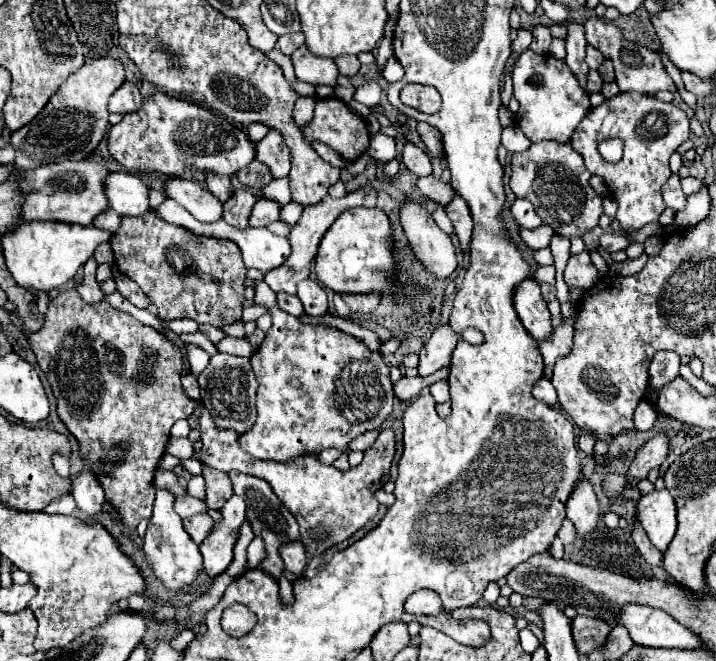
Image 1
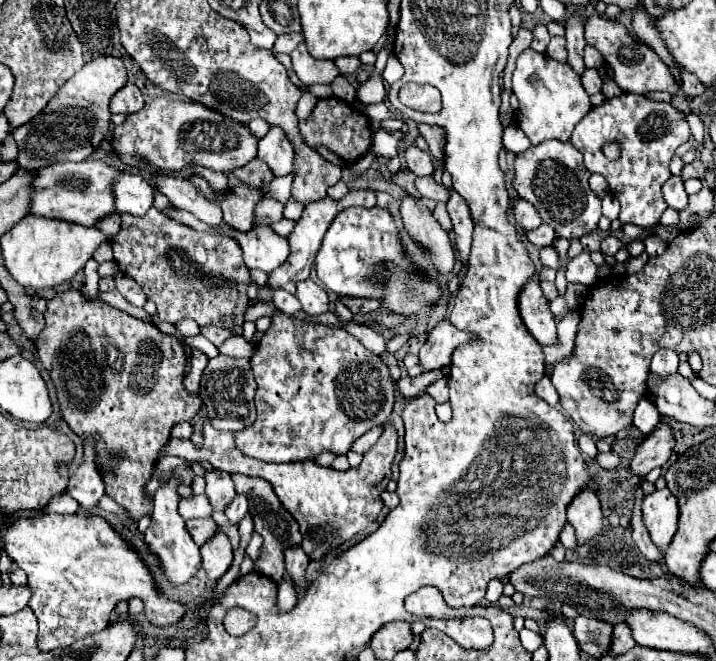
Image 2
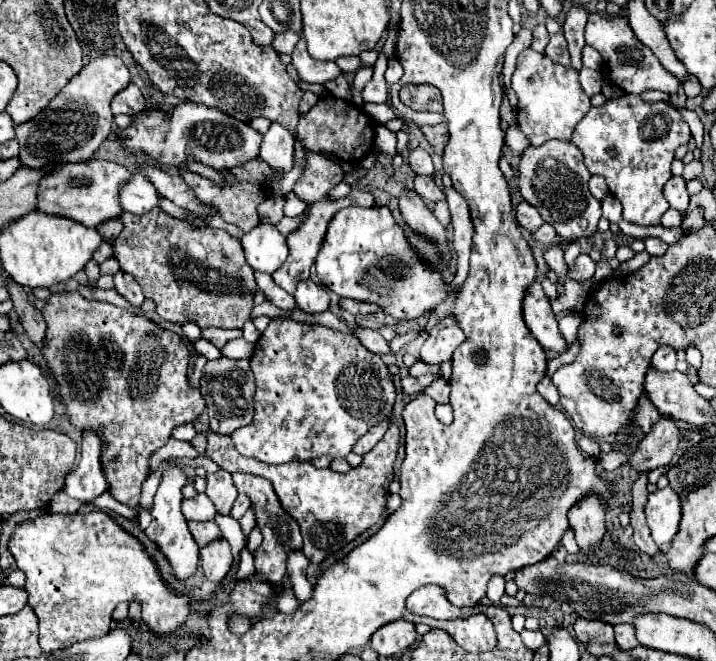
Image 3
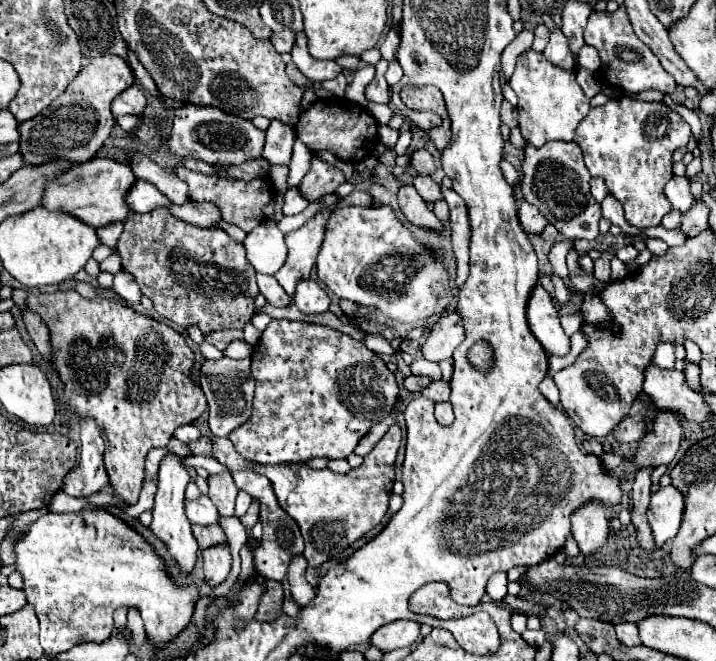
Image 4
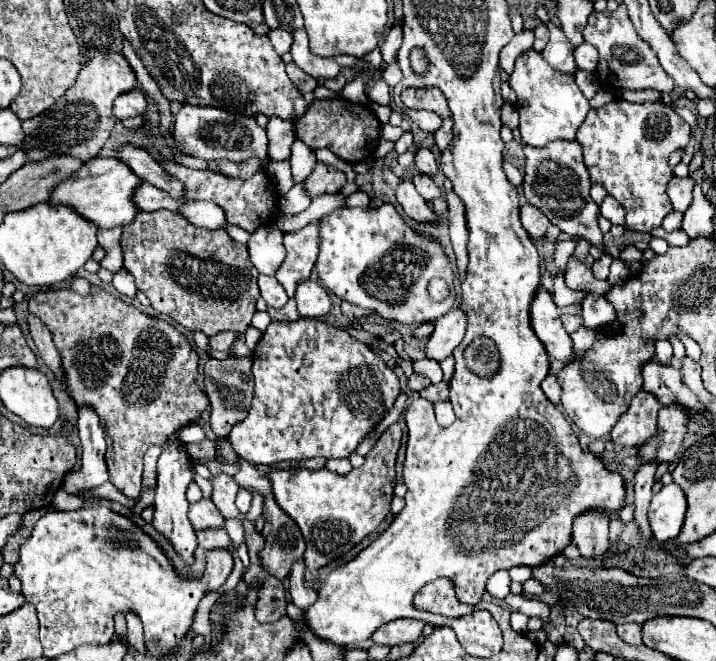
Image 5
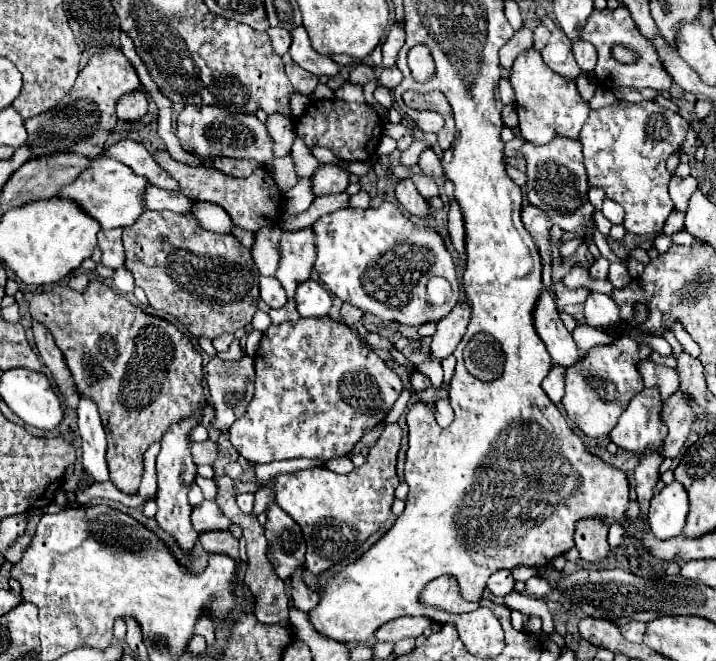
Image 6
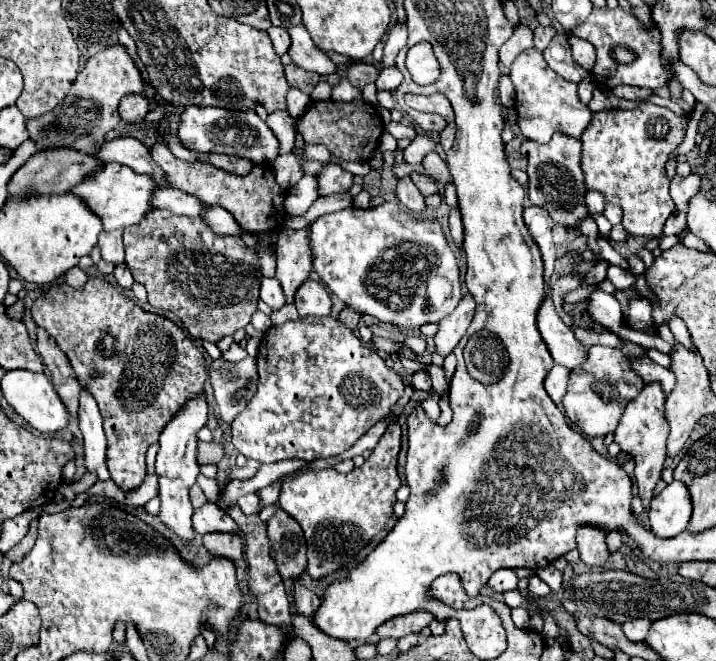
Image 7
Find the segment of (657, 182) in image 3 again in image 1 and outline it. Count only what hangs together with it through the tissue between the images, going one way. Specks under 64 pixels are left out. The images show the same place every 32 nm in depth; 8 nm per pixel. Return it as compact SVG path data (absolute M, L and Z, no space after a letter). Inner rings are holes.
M620 92L584 116L574 130L570 144L584 156L586 168L606 180L612 198L618 202L620 212L616 214L616 220L622 224L622 228L638 230L646 224L658 222L660 214L664 212L666 204L660 188L670 178L668 160L688 138L690 126L686 112L672 104L660 102L650 94ZM608 138L620 138L624 142L624 156L616 164L606 162L598 152L598 144Z

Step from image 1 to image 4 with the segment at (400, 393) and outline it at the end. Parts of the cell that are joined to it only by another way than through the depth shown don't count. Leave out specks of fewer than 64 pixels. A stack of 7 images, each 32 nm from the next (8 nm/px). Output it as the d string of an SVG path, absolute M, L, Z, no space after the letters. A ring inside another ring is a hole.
M408 376L404 380L404 386L410 390L410 392L420 392L422 388L426 388L432 380L430 378L424 378L424 376Z

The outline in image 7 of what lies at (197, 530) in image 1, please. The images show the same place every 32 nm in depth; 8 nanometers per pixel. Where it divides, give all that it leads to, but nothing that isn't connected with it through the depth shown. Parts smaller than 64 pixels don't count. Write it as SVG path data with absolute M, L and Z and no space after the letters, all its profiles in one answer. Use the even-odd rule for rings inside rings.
M208 534L204 536L204 546L214 556L224 556L234 562L242 560L242 538L236 534Z

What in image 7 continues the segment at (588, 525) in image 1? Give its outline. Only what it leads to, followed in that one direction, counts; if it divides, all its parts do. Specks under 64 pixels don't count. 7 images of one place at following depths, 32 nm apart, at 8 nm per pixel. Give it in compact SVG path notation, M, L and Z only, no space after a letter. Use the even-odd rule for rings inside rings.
M580 528L578 536L578 552L580 552L580 560L592 568L600 568L604 566L604 562L608 560L608 548L604 542L604 532L600 532L598 528Z

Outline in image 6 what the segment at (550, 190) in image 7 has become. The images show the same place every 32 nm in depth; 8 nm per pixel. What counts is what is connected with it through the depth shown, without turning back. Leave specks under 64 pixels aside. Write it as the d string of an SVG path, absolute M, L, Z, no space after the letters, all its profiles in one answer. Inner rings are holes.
M556 136L552 142L544 146L524 142L522 154L528 162L526 166L528 202L544 210L556 226L564 228L564 232L584 236L584 226L592 224L594 208L588 202L588 182L582 166L582 144L572 138Z

